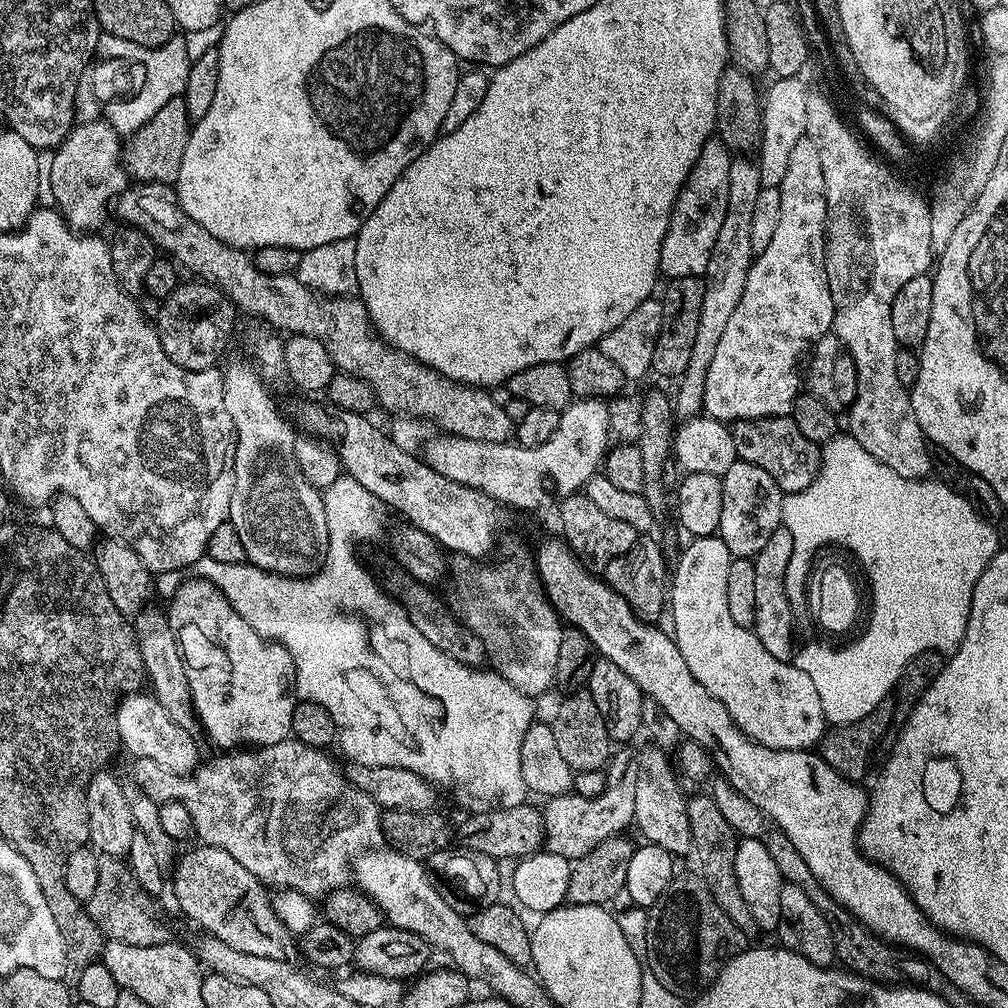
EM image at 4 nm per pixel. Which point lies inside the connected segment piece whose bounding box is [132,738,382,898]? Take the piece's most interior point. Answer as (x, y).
(286, 811)

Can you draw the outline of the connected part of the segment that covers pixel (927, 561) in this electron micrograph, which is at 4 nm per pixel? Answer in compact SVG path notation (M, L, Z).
M838 434L823 445L820 469L814 482L810 482L806 490L785 495L782 524L790 530L794 538L794 554L790 554L790 566L786 566L786 594L790 598L795 627L799 635L800 632L804 635L804 645L795 649L794 663L806 670L806 674L810 674L810 682L814 682L814 687L818 689L818 699L822 701L824 718L829 725L858 722L858 718L866 718L866 714L876 709L878 702L889 699L902 674L902 666L906 666L910 658L923 652L951 654L960 647L966 634L974 586L978 578L982 578L986 566L995 558L1002 544L997 529L993 525L991 528L984 520L987 519L973 508L967 495L948 487L947 484L941 484L935 478L911 480L902 478L902 474L894 474L890 466L875 460L851 434Z

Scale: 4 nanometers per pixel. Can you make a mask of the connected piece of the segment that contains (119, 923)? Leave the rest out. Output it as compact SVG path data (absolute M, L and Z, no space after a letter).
M98 855L98 886L86 901L88 917L108 940L126 942L126 946L158 946L169 943L168 928L156 917L153 901L138 887L132 869L119 856Z

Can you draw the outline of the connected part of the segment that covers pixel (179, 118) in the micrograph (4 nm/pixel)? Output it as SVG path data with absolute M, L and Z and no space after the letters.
M183 96L160 104L152 118L127 137L122 148L122 163L131 179L136 182L175 185L178 170L182 166L182 154L186 154L186 142L190 121Z

